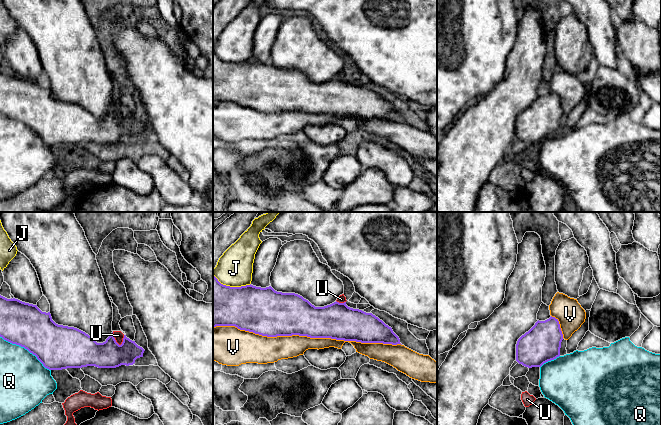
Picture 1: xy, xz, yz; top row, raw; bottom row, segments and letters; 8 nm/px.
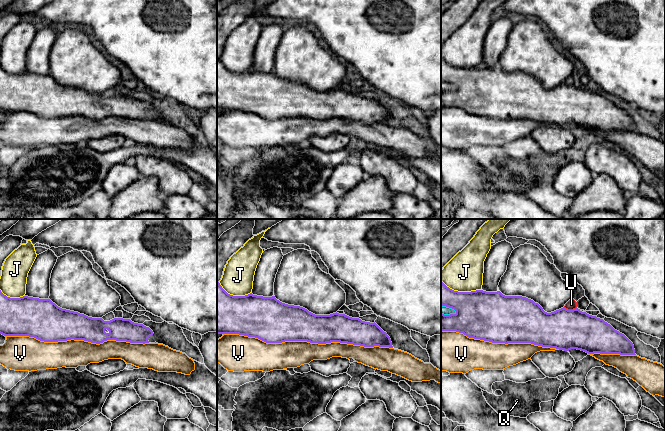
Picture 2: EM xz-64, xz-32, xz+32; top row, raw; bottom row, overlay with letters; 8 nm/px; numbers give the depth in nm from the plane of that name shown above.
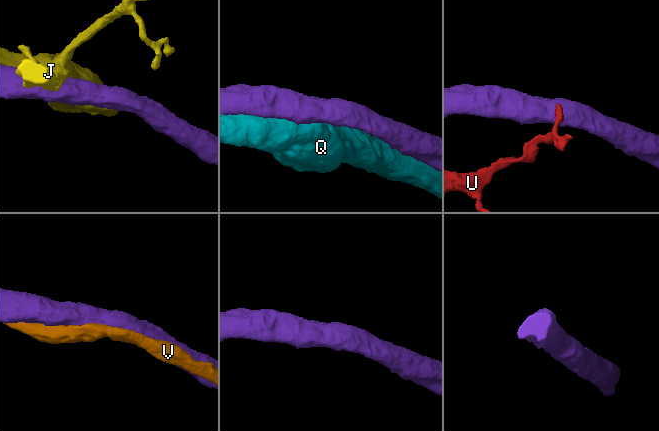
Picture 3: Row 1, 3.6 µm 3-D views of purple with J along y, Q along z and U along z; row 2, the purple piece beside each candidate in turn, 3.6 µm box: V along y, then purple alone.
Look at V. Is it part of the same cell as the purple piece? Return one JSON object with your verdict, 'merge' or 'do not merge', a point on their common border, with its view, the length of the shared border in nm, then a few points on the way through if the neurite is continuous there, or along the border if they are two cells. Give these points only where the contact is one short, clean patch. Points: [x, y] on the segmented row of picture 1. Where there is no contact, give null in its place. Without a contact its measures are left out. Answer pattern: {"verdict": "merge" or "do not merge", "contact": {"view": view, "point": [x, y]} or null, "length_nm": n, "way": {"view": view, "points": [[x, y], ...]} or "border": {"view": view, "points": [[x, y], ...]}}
{"verdict": "merge", "contact": {"view": "xz", "point": [307, 336]}, "length_nm": 1500}

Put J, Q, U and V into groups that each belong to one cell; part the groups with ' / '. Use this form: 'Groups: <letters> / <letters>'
Groups: J / Q / U / V

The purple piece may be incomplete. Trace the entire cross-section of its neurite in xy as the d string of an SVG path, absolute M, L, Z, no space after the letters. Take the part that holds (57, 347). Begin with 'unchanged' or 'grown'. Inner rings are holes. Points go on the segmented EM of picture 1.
unchanged; M0 295L0 337L19 345L35 355L43 366L49 370L82 368L95 366L98 368L116 368L121 365L133 365L137 358L143 357L144 349L135 341L124 335L119 345L113 332L103 343L97 343L85 332L56 324L50 312L42 312L37 305L22 302L18 299L7 299Z

